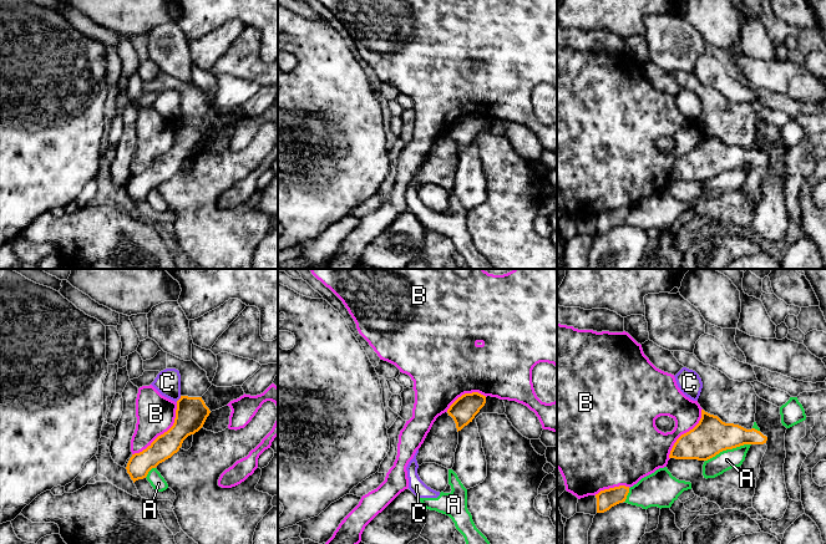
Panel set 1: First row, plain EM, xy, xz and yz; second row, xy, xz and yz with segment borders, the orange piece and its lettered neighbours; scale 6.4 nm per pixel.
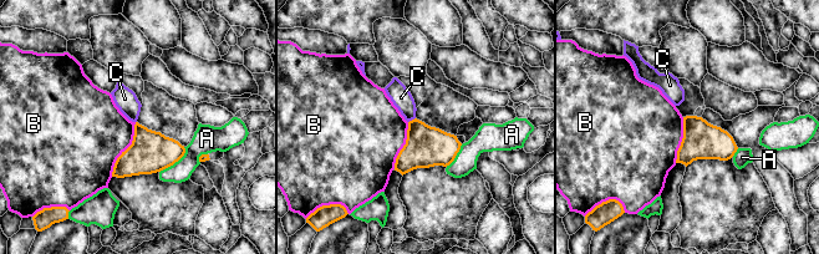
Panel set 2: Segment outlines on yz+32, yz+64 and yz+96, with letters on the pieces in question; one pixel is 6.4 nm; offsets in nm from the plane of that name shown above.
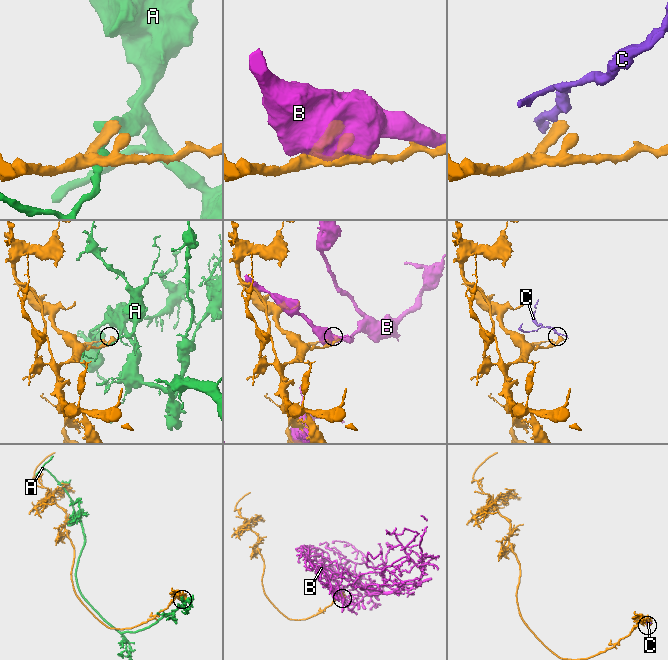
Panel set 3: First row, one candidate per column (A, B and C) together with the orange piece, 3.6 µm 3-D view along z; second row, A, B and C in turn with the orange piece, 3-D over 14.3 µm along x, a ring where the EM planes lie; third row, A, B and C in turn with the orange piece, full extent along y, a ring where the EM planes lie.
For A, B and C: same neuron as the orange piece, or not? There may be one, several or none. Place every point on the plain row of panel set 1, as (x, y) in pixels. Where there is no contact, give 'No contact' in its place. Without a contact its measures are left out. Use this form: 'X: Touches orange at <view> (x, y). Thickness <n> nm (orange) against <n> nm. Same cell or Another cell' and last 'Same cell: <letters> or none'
A: Touches orange at yz (728, 169). Thickness 240 nm (orange) against 130 nm. Another cell
B: Touches orange at xy (165, 153). Thickness 200 nm (orange) against 240 nm. Another cell
C: Touches orange at xy (180, 120). Thickness 200 nm (orange) against 160 nm. Another cell
Same cell: none

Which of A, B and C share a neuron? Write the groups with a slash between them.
A C / B

